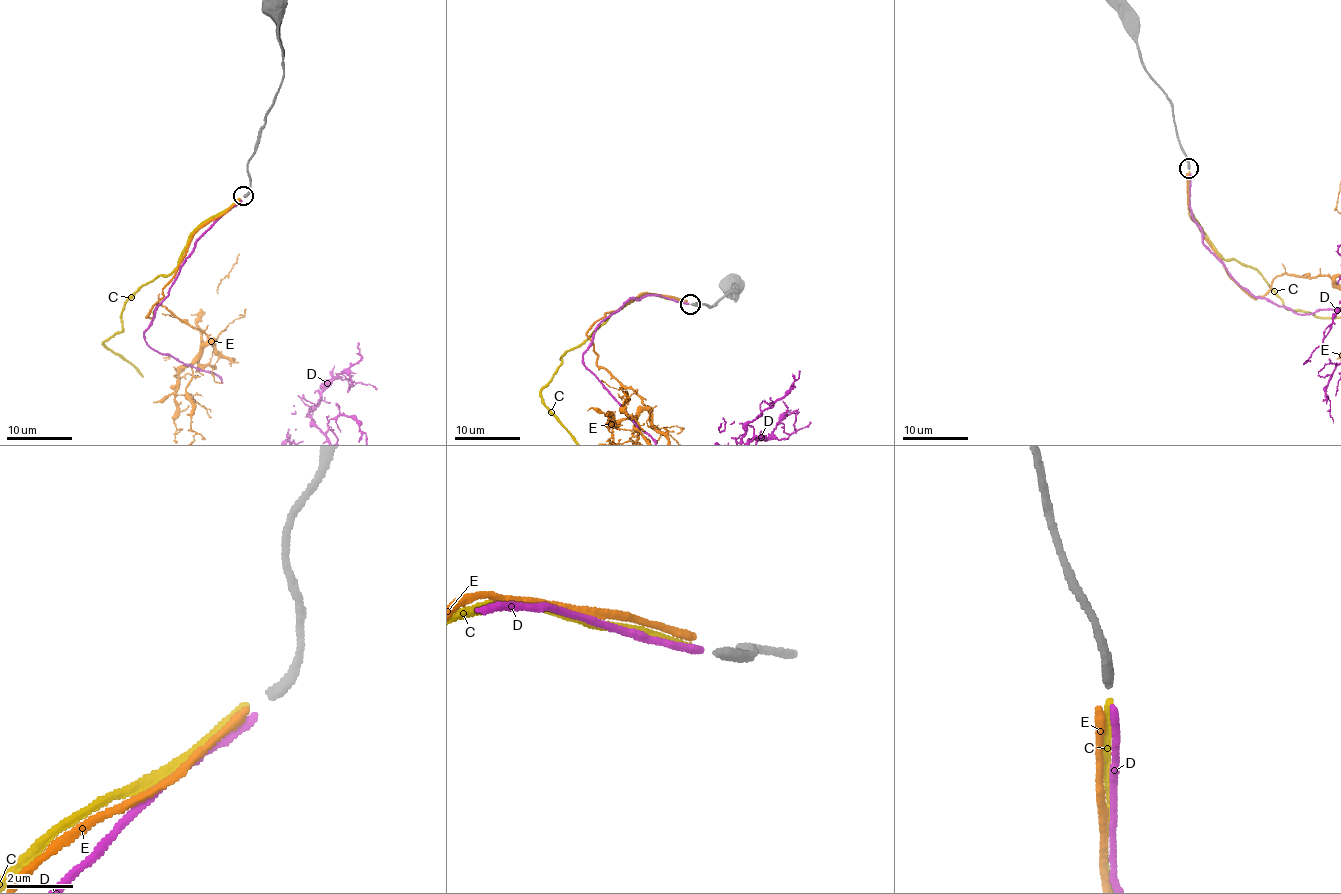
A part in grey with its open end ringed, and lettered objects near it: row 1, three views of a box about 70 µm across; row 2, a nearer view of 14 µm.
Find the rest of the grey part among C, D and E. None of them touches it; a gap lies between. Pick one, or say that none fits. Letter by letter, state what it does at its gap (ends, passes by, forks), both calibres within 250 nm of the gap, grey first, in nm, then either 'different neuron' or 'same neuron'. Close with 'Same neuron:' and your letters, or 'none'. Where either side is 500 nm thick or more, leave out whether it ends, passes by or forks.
C: it ends | 320/220 nm | same neuron
D: it ends | 320/240 nm | different neuron
E: it ends | 320/240 nm | different neuron
Same neuron: C

